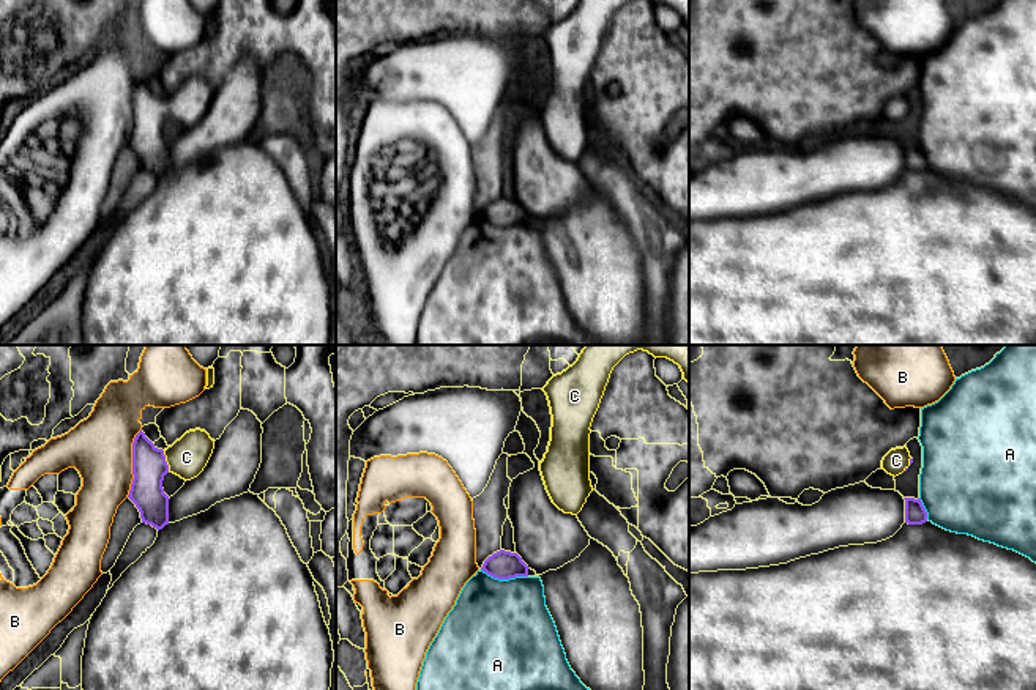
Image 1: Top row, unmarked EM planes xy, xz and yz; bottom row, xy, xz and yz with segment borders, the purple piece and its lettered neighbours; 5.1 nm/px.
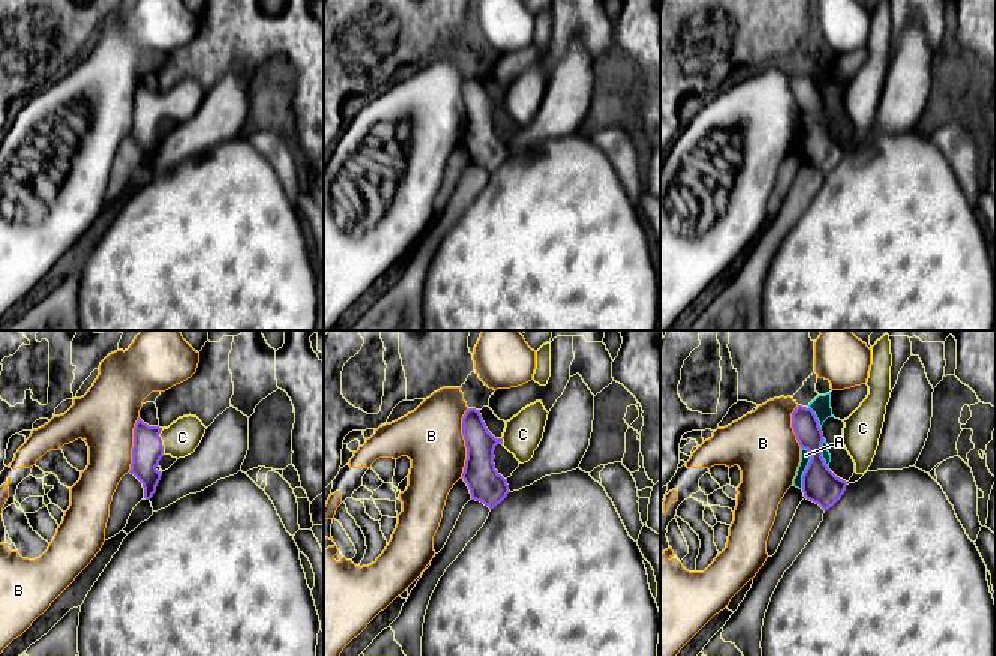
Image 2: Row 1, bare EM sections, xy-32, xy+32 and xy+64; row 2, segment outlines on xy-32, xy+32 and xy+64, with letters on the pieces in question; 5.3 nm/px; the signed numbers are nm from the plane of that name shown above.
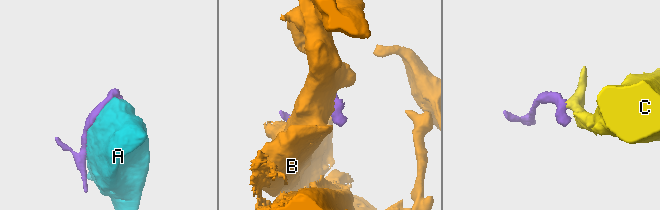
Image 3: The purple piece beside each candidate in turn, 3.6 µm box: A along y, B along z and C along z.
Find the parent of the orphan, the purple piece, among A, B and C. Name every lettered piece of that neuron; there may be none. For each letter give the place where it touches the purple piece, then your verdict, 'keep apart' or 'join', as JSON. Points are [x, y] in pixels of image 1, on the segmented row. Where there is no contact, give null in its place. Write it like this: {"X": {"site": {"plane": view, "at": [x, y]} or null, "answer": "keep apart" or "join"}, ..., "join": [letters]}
{"A": {"site": {"plane": "xz", "at": [505, 578]}, "answer": "keep apart"}, "B": {"site": {"plane": "xy", "at": [133, 463]}, "answer": "keep apart"}, "C": {"site": {"plane": "xy", "at": [164, 460]}, "answer": "join"}, "join": ["C"]}

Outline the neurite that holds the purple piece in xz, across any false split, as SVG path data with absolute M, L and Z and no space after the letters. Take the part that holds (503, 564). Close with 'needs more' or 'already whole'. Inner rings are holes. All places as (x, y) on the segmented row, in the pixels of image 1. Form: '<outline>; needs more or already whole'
M505 550L489 556L481 570L498 580L528 577L528 566L522 561L522 558L517 553Z; already whole

